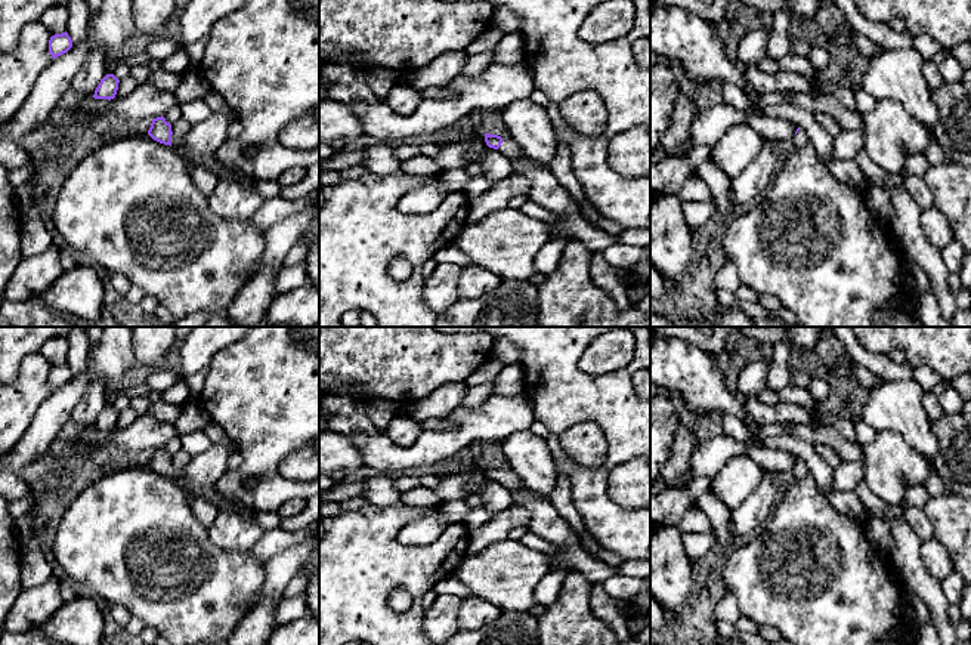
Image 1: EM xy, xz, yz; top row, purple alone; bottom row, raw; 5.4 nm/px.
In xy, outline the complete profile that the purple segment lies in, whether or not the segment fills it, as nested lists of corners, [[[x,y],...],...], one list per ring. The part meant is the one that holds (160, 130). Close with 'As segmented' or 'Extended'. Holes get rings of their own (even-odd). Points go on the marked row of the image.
[[[163,115],[152,120],[148,135],[160,143],[179,149],[185,148],[183,138],[179,138],[171,132],[171,124],[167,123]]]. Extended

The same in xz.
[[[485,133],[485,142],[489,148],[504,152],[513,163],[516,163],[519,157],[526,157],[522,148],[513,139]]]. Extended

